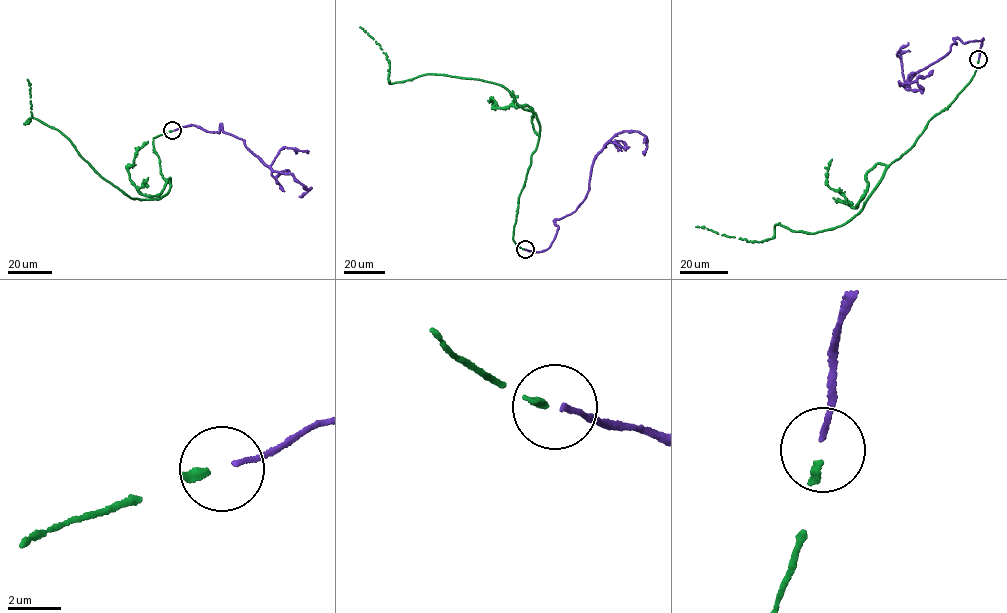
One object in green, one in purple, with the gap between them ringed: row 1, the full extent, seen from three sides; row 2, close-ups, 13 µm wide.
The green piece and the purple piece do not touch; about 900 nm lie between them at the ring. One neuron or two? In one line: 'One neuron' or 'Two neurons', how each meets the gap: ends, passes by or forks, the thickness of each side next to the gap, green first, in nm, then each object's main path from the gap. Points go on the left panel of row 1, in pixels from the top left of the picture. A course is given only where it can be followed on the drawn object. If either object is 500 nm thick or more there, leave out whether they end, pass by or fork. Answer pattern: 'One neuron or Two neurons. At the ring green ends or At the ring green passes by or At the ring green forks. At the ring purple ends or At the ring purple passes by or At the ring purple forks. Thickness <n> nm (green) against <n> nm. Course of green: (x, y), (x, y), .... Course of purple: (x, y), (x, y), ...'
One neuron. At the ring green ends. At the ring purple ends. Thickness 280 nm (green) against 190 nm. Course of green: (172, 131), (153, 139), (169, 192), (131, 198), (60, 132), (33, 118), (24, 123), (32, 116), (27, 79). Course of purple: (173, 130), (192, 125), (218, 132), (221, 124), (264, 165), (292, 175), (306, 186)

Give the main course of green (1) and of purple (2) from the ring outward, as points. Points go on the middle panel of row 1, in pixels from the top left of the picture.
1: (524, 249), (513, 236), (539, 139), (535, 114), (479, 79), (432, 74), (389, 83), (387, 55), (359, 27)
2: (525, 250), (549, 247), (554, 220), (583, 201), (596, 156), (616, 135), (645, 135), (644, 155)

